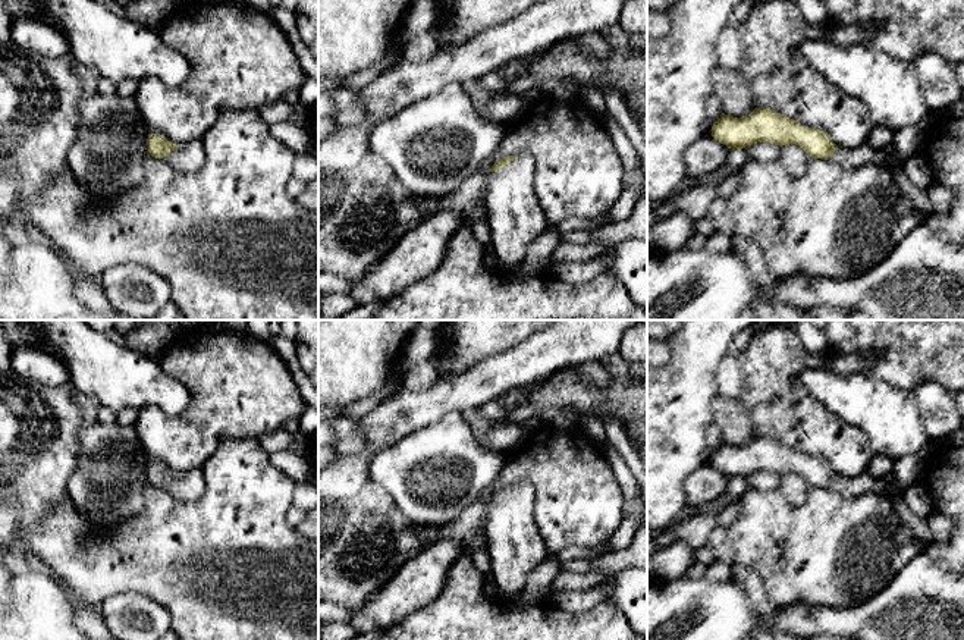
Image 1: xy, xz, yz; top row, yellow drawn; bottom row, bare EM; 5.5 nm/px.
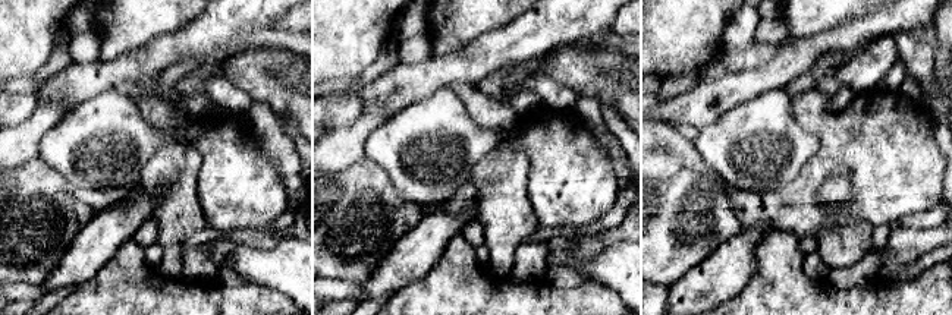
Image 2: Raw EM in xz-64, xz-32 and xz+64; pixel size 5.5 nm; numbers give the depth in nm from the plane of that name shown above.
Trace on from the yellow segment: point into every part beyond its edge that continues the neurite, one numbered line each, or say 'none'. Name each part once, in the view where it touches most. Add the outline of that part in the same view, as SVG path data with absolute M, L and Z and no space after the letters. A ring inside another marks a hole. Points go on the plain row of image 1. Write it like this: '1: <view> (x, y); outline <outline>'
1: xz (515, 548); outline M519 481L490 503L486 539L493 580L502 603L508 603L522 592L528 574L549 556L536 526L536 495L530 481Z

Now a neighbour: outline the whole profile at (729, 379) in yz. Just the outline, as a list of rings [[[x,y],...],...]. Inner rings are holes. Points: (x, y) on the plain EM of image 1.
[[[726,354],[716,370],[717,392],[726,399],[738,401],[742,393],[742,371],[738,357]]]

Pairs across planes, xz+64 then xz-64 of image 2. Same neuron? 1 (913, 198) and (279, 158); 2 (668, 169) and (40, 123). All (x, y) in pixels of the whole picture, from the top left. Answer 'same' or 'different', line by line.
1: different
2: same

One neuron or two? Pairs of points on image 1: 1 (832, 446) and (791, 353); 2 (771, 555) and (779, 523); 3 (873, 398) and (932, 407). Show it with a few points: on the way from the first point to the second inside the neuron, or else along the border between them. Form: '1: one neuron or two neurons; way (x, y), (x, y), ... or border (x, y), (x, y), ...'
1: one neuron; way (809, 423), (787, 401), (787, 376)
2: one neuron; way (773, 548), (773, 530)
3: two neurons; border (908, 392), (916, 402), (919, 420), (929, 436)

